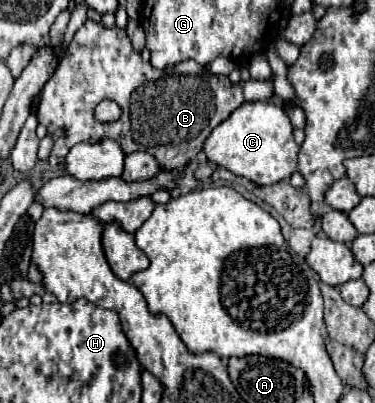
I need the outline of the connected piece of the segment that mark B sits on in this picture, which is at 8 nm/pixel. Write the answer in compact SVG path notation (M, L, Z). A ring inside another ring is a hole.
M87 20L73 36L69 52L39 94L39 124L43 124L49 134L61 126L67 130L67 136L55 140L49 164L63 164L69 150L79 142L113 138L127 154L143 150L153 154L161 168L177 170L183 168L193 154L197 156L211 130L245 102L243 82L231 84L227 76L215 76L209 68L195 64L195 60L185 60L177 64L177 68L169 68L167 86L145 86L157 80L163 82L163 78L163 70L155 70L149 62L143 62L125 30ZM101 100L115 100L121 106L123 114L117 122L101 124L93 118L93 108Z

